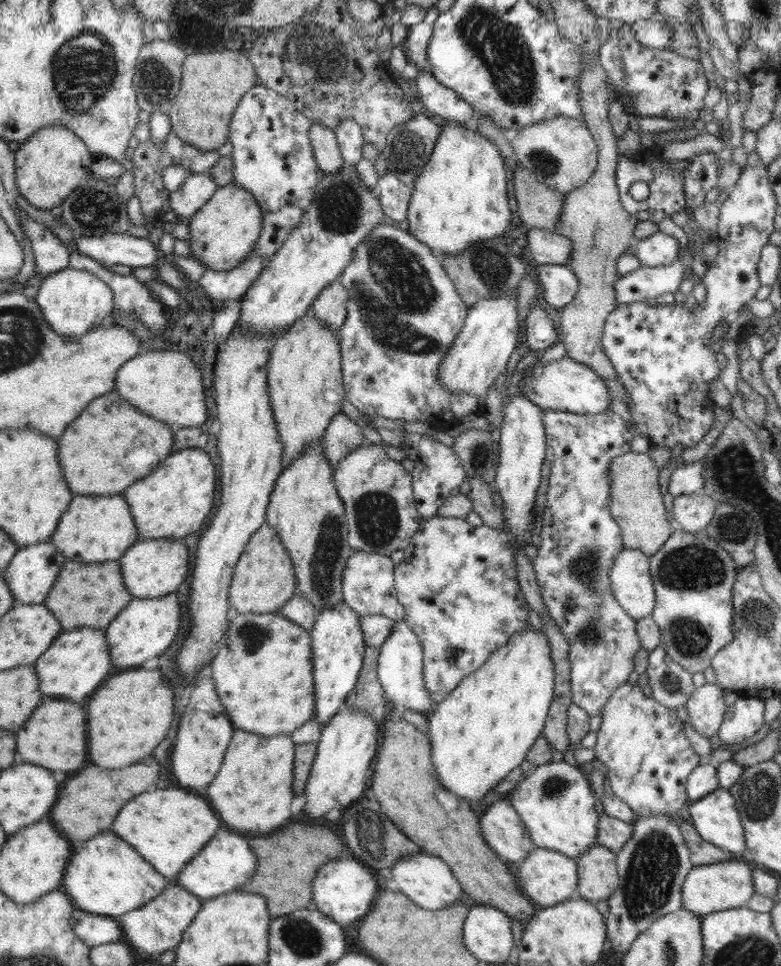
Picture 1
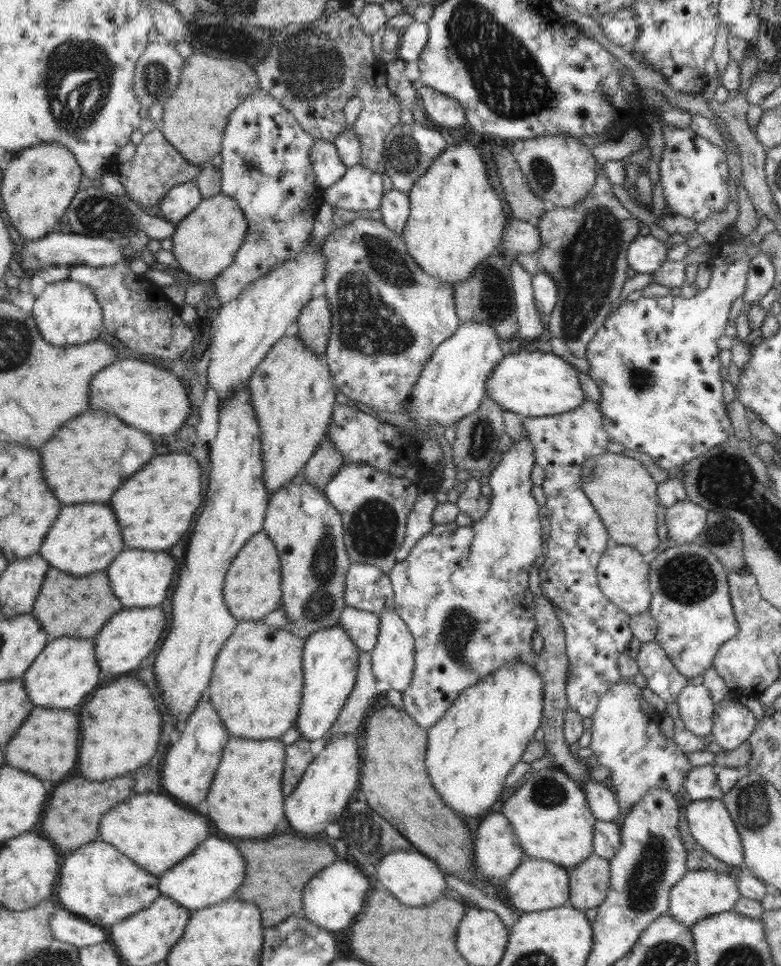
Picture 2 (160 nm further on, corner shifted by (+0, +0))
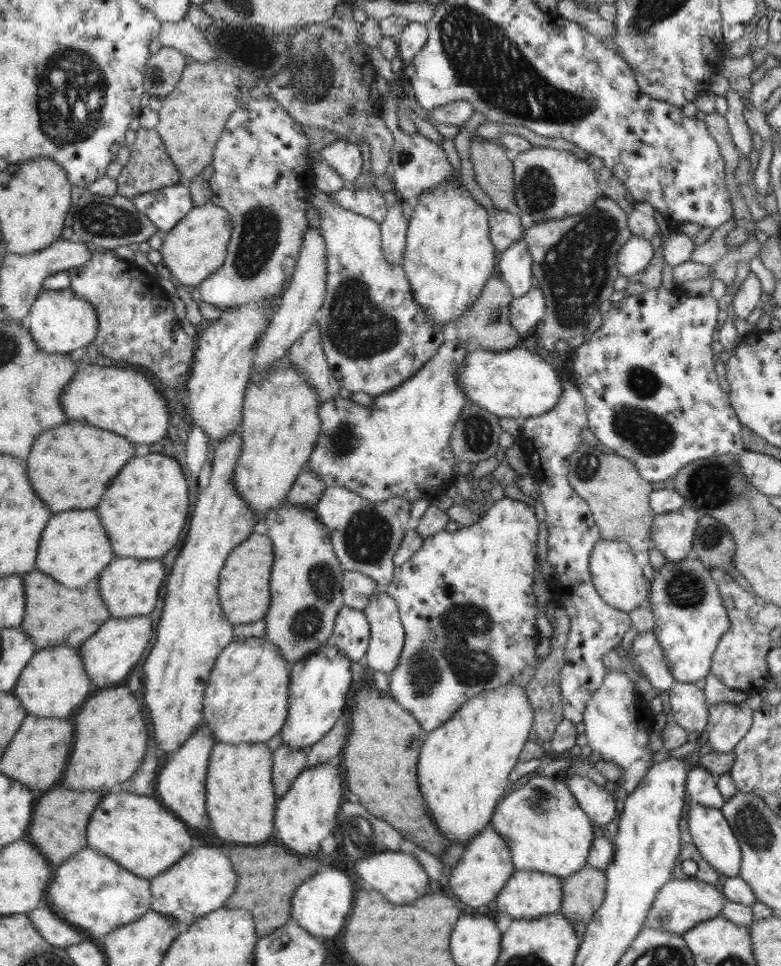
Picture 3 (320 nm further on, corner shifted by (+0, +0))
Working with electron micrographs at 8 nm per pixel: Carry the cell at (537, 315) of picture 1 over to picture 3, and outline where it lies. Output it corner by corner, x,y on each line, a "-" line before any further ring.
523,238
498,254
497,273
510,288
514,299
522,298
532,289
531,266
532,256

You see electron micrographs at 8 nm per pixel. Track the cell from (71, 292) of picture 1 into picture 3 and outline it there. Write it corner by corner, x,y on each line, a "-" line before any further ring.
70,288
64,290
43,289
32,303
26,318
26,327
37,347
50,354
74,352
93,342
98,330
98,317
93,304
78,298

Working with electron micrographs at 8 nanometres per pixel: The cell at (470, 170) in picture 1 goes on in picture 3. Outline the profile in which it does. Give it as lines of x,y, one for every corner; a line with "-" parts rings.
453,173
444,184
418,197
407,224
405,253
400,264
415,300
433,324
446,329
462,316
497,272
498,253
489,237
490,211
470,195

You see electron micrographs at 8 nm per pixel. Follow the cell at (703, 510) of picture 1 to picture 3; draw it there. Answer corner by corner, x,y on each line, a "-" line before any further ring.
691,507
680,511
656,515
652,524
651,536
656,550
660,551
666,563
683,561
692,551
700,514

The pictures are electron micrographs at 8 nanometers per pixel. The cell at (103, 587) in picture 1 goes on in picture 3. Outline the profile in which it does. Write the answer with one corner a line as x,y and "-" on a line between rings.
34,569
24,574
23,585
26,610
20,627
32,639
37,650
63,643
78,648
103,622
111,618
102,600
97,579
81,588
68,588

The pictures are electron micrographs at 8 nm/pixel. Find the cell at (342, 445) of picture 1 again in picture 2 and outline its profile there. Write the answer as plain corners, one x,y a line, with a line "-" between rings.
326,436
301,470
300,480
310,482
310,485
316,485
318,489
324,489
342,465
342,453

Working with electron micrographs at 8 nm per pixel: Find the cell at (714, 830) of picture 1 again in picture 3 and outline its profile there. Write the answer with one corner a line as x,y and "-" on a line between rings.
692,803
688,824
693,843
702,858
728,877
739,876
740,845
722,811

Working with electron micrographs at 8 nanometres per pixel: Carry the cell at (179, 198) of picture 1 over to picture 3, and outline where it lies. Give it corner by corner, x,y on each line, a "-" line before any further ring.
185,183
136,195
132,201
138,212
145,214
162,235
172,230
193,207
189,188

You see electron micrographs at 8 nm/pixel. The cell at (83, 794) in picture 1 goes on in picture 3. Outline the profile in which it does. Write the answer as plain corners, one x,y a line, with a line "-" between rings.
58,788
38,800
32,812
26,837
47,858
53,868
87,846
85,835
87,824
93,813
92,810
97,807
105,794
106,792
94,794
94,792
74,792
74,790

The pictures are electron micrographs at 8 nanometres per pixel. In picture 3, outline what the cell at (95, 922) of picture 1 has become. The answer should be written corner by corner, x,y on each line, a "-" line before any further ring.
41,905
27,915
42,938
55,947
67,947
88,940
88,936
60,918
48,906

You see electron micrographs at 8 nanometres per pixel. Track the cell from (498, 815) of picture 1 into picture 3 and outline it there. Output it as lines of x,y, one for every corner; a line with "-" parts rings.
489,823
474,839
469,840
469,844
465,846
462,860
454,866
449,879
444,881
441,888
444,891
452,891
452,894
457,896
466,906
472,908
492,906
497,894
514,872
512,855
506,840

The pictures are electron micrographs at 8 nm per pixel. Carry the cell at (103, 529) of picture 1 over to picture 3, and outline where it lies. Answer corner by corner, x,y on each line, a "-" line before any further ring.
80,509
54,514
48,520
38,544
35,566
38,571
46,573
65,587
81,588
97,579
115,557
109,535
106,534
96,510

